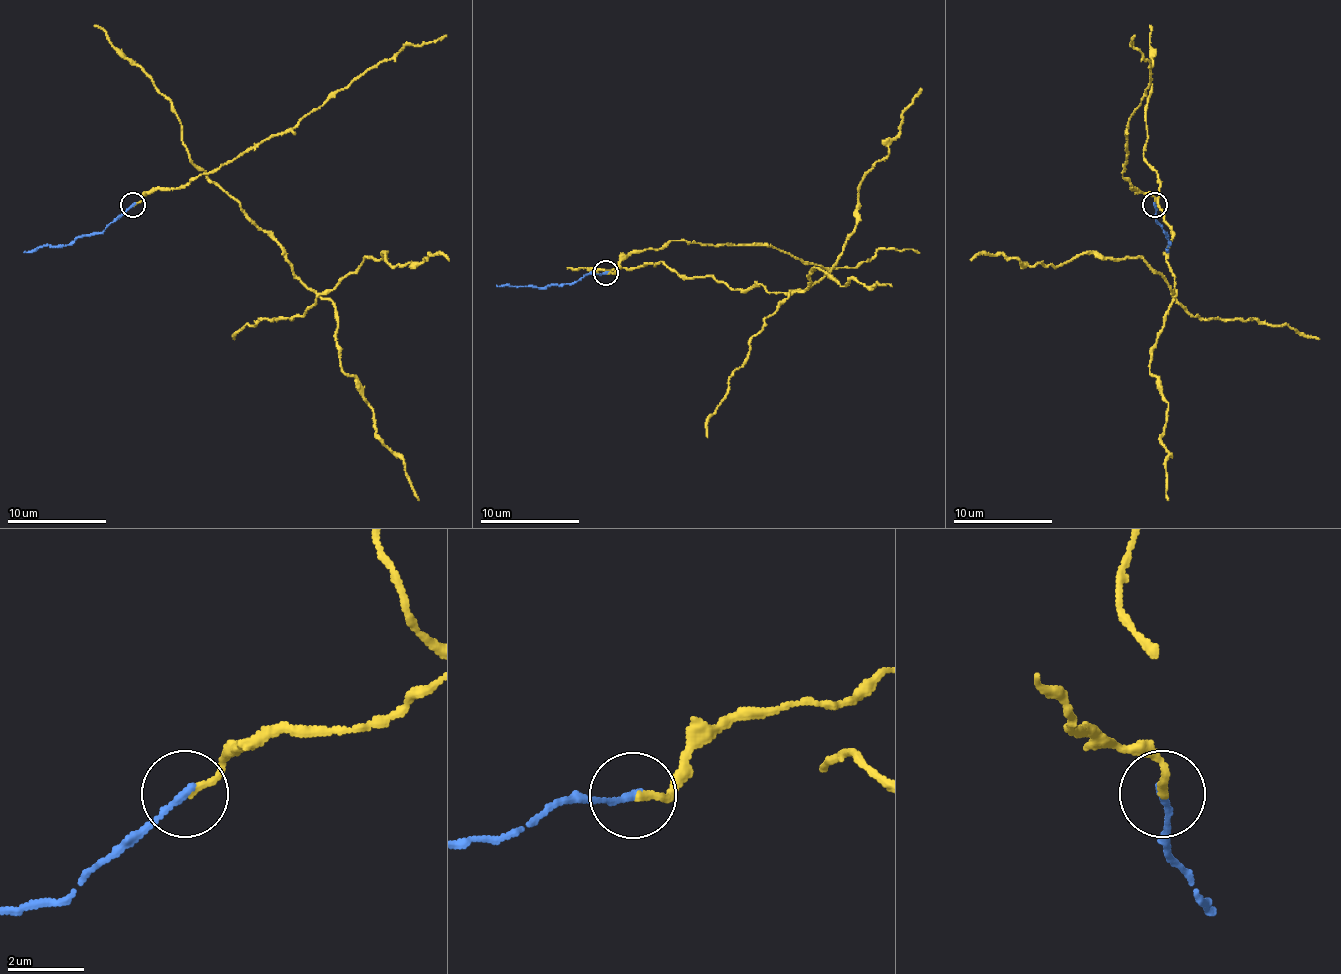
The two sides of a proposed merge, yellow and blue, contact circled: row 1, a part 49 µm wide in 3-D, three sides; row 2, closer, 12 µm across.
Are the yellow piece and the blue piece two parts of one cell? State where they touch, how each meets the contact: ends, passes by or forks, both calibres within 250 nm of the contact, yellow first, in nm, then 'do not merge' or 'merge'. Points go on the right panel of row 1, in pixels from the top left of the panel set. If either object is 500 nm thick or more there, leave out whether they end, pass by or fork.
at (1154, 205); yellow ends there; blue ends there; 180 nm thick on the yellow side, 190 nm on the other; merge

